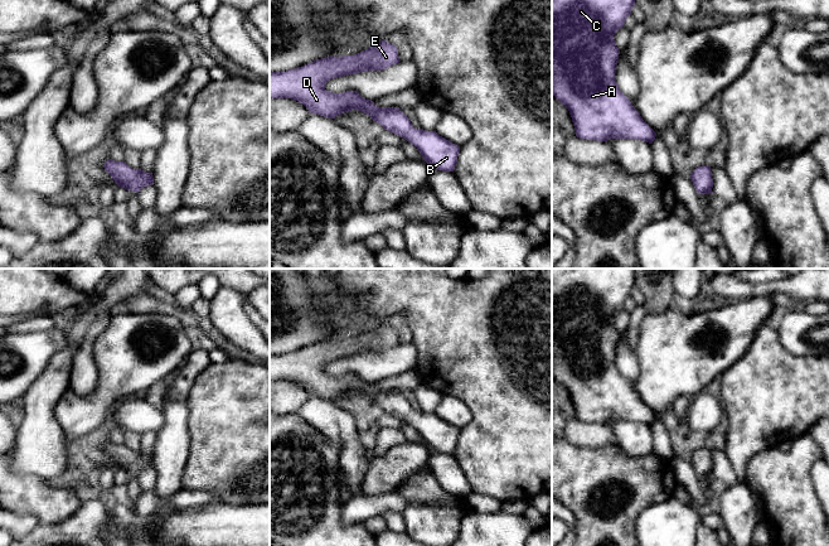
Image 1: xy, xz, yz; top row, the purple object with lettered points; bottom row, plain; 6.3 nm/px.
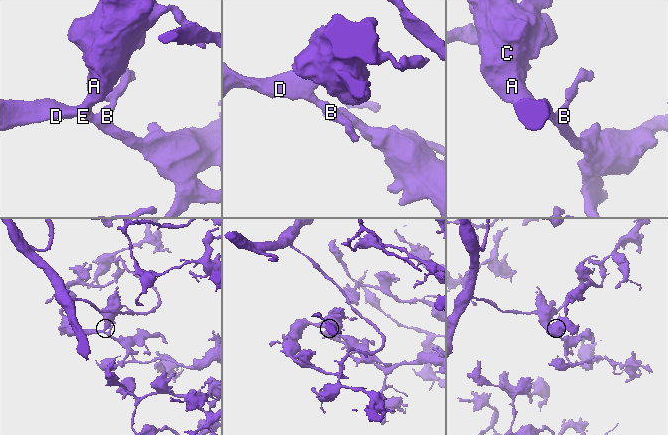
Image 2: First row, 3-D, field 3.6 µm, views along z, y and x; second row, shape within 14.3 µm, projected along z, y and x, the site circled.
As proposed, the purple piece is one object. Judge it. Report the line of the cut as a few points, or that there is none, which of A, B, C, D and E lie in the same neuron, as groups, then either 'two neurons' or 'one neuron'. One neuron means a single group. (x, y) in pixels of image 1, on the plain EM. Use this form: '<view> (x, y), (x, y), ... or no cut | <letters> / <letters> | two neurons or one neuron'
no cut | A B C D E | one neuron

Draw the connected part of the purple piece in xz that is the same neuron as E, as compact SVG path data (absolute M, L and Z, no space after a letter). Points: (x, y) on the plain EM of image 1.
M383 322L354 338L330 338L286 354L270 354L270 382L291 381L302 386L310 396L329 401L352 392L362 393L386 412L414 427L432 451L454 454L460 429L436 414L414 411L401 391L378 390L355 373L333 376L325 372L325 366L333 361L382 353L397 346L398 332Z

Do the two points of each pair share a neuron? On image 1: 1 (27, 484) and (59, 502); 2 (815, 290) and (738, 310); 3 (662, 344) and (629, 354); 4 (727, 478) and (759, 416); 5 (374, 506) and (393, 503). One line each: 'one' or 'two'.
1: one
2: two
3: two
4: two
5: one

